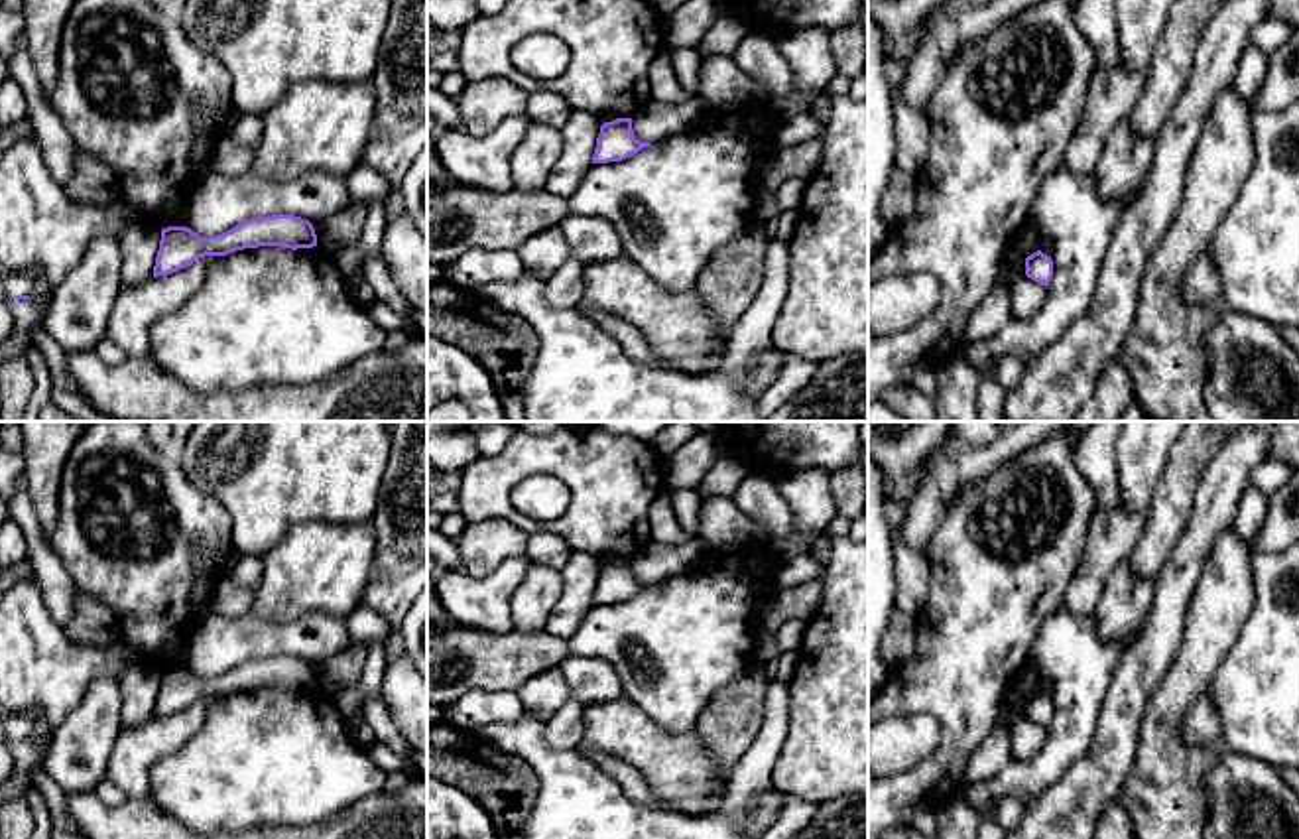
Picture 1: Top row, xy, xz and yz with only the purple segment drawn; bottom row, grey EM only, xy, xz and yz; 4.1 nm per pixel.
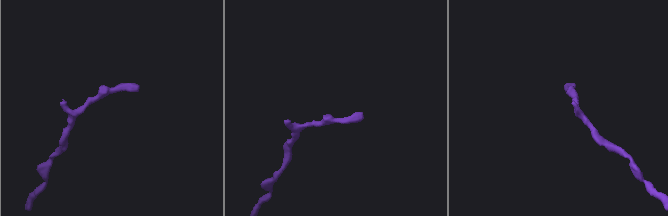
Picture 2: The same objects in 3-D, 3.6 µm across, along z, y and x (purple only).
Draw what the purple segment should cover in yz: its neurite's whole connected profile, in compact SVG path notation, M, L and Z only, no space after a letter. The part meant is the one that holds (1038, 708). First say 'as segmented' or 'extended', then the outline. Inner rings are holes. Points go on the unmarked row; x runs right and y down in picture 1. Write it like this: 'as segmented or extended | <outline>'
as segmented | M1041 691L1025 699L1025 717L1041 727L1049 727L1053 719L1053 701Z

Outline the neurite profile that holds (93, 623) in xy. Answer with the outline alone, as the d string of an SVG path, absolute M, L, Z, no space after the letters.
M77 591L75 613L63 626L83 646L110 646L118 640L118 618L104 603Z

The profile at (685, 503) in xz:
M665 488L663 492L669 496L679 526L691 536L697 534L701 492L697 488Z

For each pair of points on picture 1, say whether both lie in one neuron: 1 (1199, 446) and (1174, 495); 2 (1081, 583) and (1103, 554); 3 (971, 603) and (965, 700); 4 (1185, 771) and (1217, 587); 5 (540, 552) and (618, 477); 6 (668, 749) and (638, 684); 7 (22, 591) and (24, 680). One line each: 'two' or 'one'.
1: one
2: one
3: one
4: one
5: two
6: two
7: one

